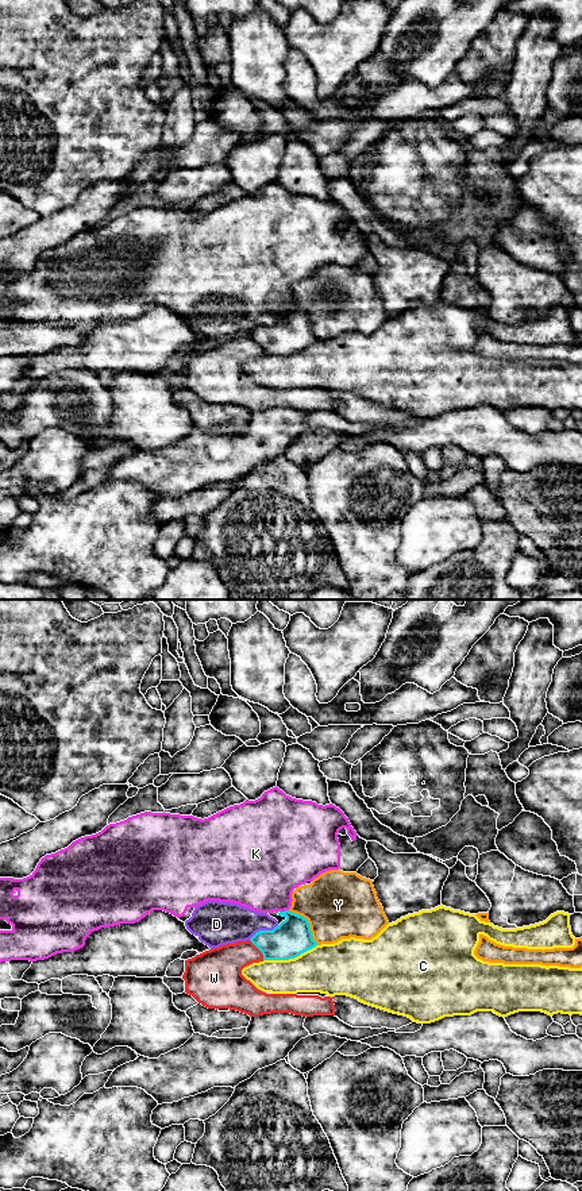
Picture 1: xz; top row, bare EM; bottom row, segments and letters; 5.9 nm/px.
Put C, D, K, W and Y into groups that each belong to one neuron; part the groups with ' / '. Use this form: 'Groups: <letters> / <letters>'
Groups: C W / D K / Y

